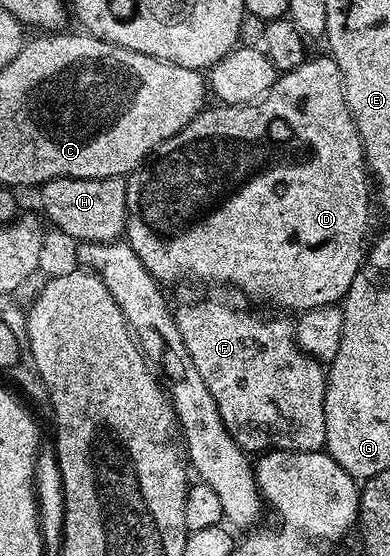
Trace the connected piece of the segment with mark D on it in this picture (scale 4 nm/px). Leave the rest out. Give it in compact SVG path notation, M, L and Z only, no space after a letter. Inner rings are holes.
M309 57L298 68L283 71L270 88L268 97L261 98L251 106L209 105L194 120L190 120L186 128L156 147L147 161L127 175L126 241L134 248L138 260L142 260L142 264L146 264L148 271L156 277L157 282L184 282L187 278L193 278L196 282L229 282L230 285L237 286L246 297L253 298L256 302L281 306L284 309L281 311L284 312L303 312L319 306L335 306L348 295L350 284L354 284L354 276L360 271L366 257L374 198L370 193L370 174L366 169L360 134L356 131L356 122L346 104L340 69L332 57L323 57Z

